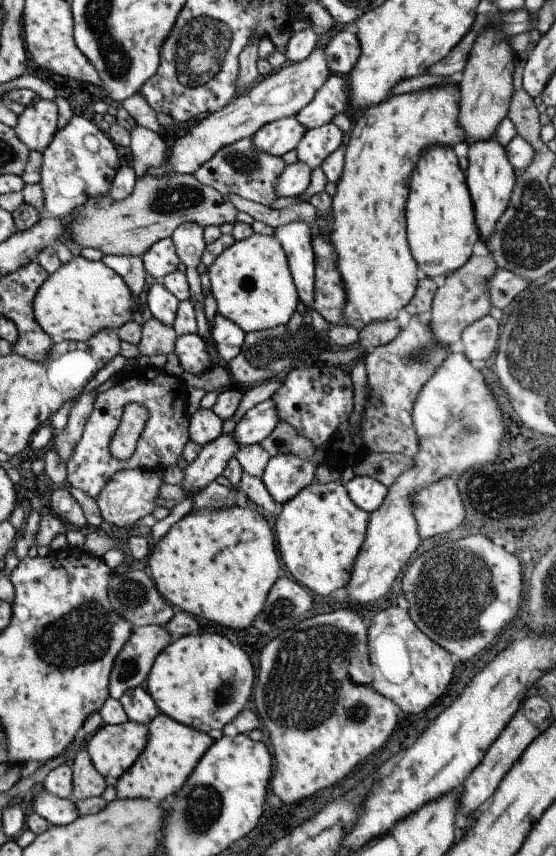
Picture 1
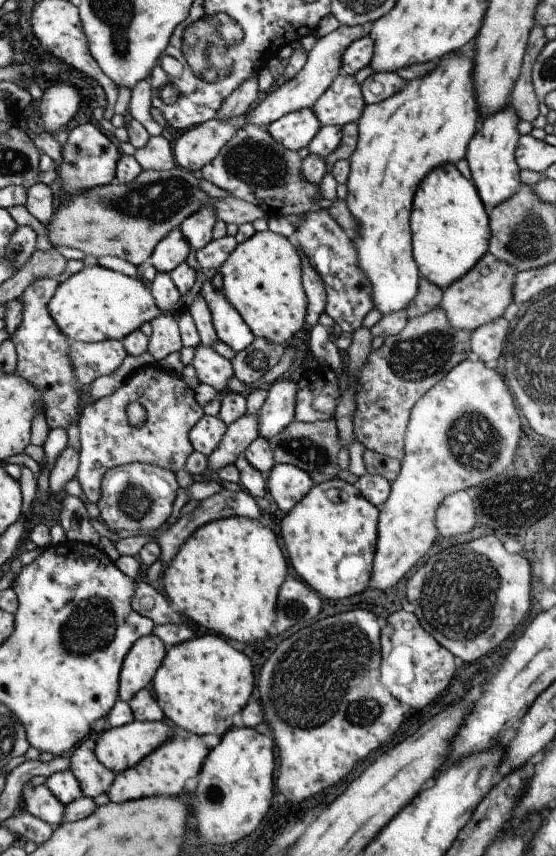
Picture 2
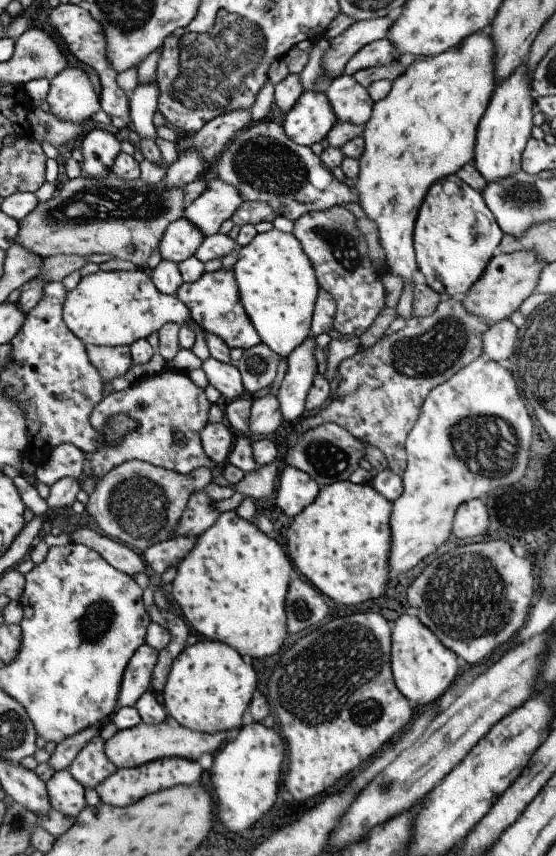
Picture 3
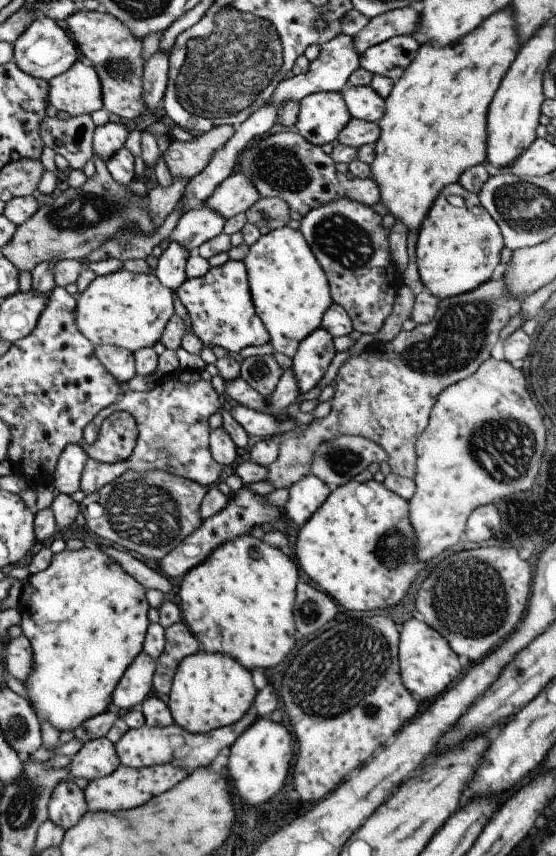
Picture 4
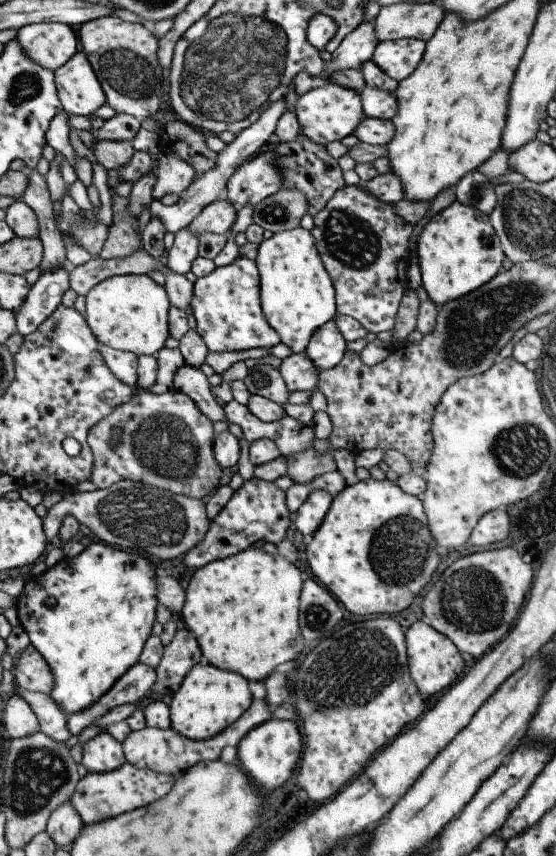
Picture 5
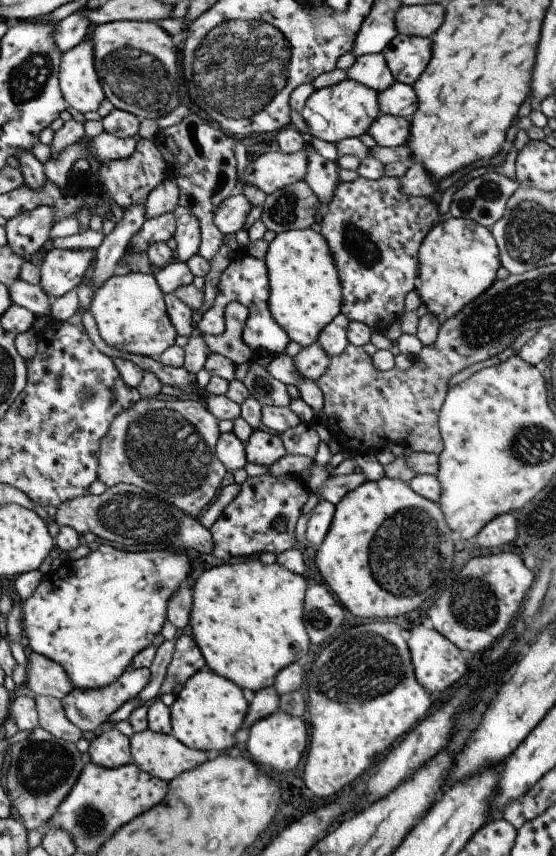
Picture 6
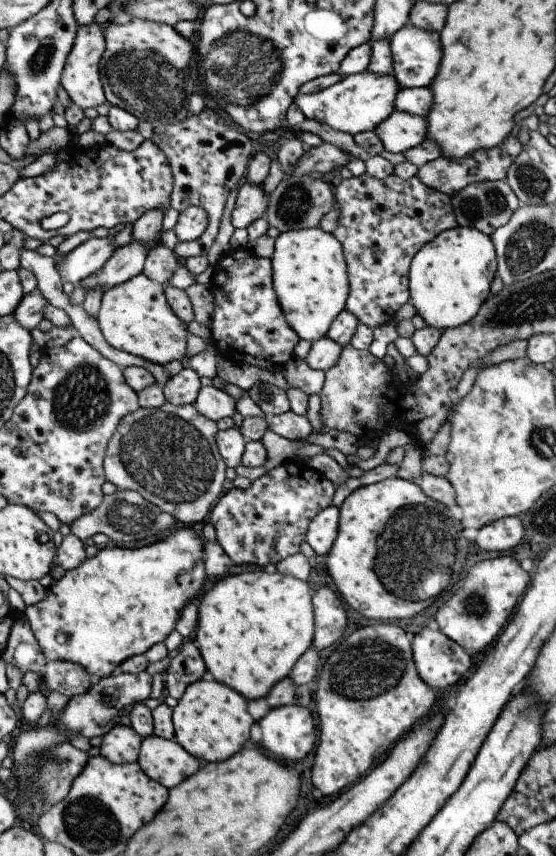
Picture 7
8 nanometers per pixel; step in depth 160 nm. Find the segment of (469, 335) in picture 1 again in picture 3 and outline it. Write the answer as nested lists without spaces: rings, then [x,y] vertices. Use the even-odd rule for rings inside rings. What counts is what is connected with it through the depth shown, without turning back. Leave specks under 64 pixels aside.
[[[508,318],[490,324],[482,334],[482,352],[495,362],[507,360],[515,350],[517,329]]]

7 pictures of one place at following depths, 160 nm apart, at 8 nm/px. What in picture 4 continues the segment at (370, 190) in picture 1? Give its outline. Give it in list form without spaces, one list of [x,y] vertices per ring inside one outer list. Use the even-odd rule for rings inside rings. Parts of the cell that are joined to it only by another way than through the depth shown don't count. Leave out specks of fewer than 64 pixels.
[[[507,5],[491,14],[491,18],[481,22],[473,32],[459,38],[459,42],[447,46],[433,46],[425,42],[419,46],[415,58],[409,62],[384,99],[383,116],[376,123],[379,138],[373,144],[375,156],[369,164],[369,178],[373,178],[379,188],[379,203],[386,207],[394,224],[403,224],[407,233],[420,228],[439,190],[457,183],[466,169],[482,165],[486,160],[487,106],[520,49],[511,8],[511,5]]]

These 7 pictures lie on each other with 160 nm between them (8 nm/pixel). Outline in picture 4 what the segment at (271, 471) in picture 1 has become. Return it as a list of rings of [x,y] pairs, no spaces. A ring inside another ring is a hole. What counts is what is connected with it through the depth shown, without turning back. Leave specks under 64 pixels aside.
[[[312,475],[303,476],[287,488],[287,502],[283,506],[283,511],[299,528],[325,502],[329,492],[321,480]]]

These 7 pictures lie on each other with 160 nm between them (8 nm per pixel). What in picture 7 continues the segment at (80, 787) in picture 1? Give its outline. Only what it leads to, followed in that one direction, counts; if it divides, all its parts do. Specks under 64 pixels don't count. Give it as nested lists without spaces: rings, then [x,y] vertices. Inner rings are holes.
[[[116,723],[102,736],[99,755],[112,763],[135,763],[142,739],[130,726]]]

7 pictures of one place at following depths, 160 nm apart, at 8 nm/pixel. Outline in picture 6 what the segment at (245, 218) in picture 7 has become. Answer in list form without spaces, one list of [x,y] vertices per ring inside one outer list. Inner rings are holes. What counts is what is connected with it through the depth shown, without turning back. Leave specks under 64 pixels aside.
[[[243,193],[232,194],[223,199],[213,215],[213,222],[222,235],[235,233],[241,229],[245,216],[251,210],[252,204]]]

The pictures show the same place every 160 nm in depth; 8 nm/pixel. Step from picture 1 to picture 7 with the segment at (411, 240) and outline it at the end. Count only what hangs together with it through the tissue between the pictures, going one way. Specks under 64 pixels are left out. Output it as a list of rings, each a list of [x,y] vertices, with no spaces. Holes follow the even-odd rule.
[[[455,227],[436,234],[424,244],[408,266],[408,295],[427,327],[450,329],[475,316],[490,295],[489,286],[496,276],[496,258],[488,236],[471,227]]]

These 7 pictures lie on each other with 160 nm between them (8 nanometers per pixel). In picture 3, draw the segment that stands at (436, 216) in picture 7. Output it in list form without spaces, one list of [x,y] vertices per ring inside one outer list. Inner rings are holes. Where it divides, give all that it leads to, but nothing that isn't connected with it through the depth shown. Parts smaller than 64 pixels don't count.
[[[333,205],[330,209],[302,214],[292,222],[293,236],[299,241],[303,252],[310,260],[310,265],[314,268],[316,274],[318,286],[327,291],[336,302],[333,328],[342,335],[347,334],[350,337],[359,337],[362,332],[369,328],[379,311],[385,306],[383,298],[386,295],[381,278],[370,263],[368,246],[363,233],[355,224],[356,220],[347,208],[343,206],[337,208]]]

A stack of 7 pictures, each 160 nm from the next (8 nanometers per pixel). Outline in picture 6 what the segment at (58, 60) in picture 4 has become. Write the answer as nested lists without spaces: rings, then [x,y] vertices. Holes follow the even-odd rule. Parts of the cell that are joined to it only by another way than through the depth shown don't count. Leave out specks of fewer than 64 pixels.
[[[83,8],[77,9],[66,18],[57,22],[53,36],[60,54],[85,38],[90,24],[85,14],[86,12]]]

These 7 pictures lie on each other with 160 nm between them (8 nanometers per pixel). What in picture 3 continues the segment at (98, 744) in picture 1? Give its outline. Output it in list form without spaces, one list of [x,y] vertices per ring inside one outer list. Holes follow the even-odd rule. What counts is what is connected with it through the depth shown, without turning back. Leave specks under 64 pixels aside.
[[[165,720],[159,724],[140,722],[134,727],[117,730],[116,734],[104,741],[104,753],[117,769],[130,769],[142,764],[162,758],[179,757],[190,761],[197,761],[203,752],[217,752],[225,744],[225,736],[233,734],[232,731],[219,731],[214,733],[200,733],[180,724],[175,720]]]

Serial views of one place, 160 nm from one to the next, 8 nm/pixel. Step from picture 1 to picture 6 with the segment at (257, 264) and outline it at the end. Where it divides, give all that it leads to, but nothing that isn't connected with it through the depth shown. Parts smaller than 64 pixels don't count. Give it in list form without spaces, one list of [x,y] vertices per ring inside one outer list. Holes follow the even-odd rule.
[[[307,227],[301,230],[288,230],[277,233],[268,242],[263,258],[268,278],[268,309],[273,320],[281,327],[290,341],[300,344],[302,348],[316,341],[321,329],[340,313],[342,301],[341,285],[326,240]]]

